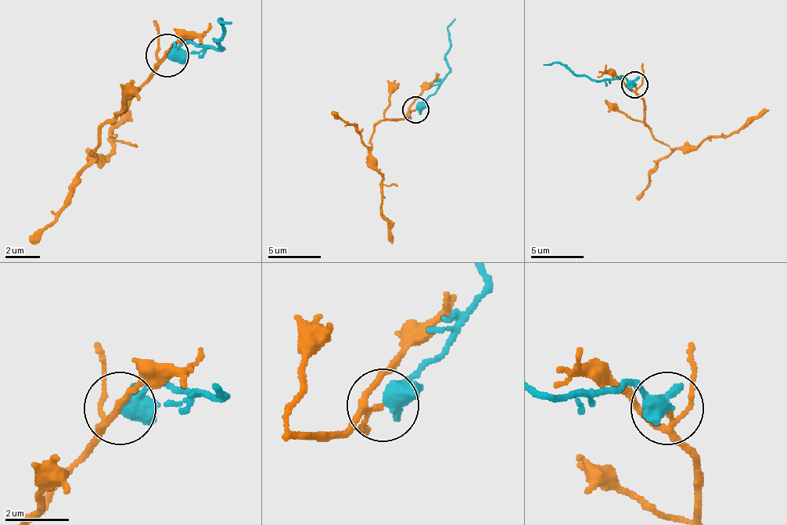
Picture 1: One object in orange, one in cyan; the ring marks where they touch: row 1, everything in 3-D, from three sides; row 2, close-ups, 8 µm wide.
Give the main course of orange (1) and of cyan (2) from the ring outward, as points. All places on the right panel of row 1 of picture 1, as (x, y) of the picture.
1: (635, 84), (643, 120), (672, 149), (730, 136), (769, 110)
2: (635, 84), (622, 76), (595, 78), (574, 76), (553, 62), (543, 65)

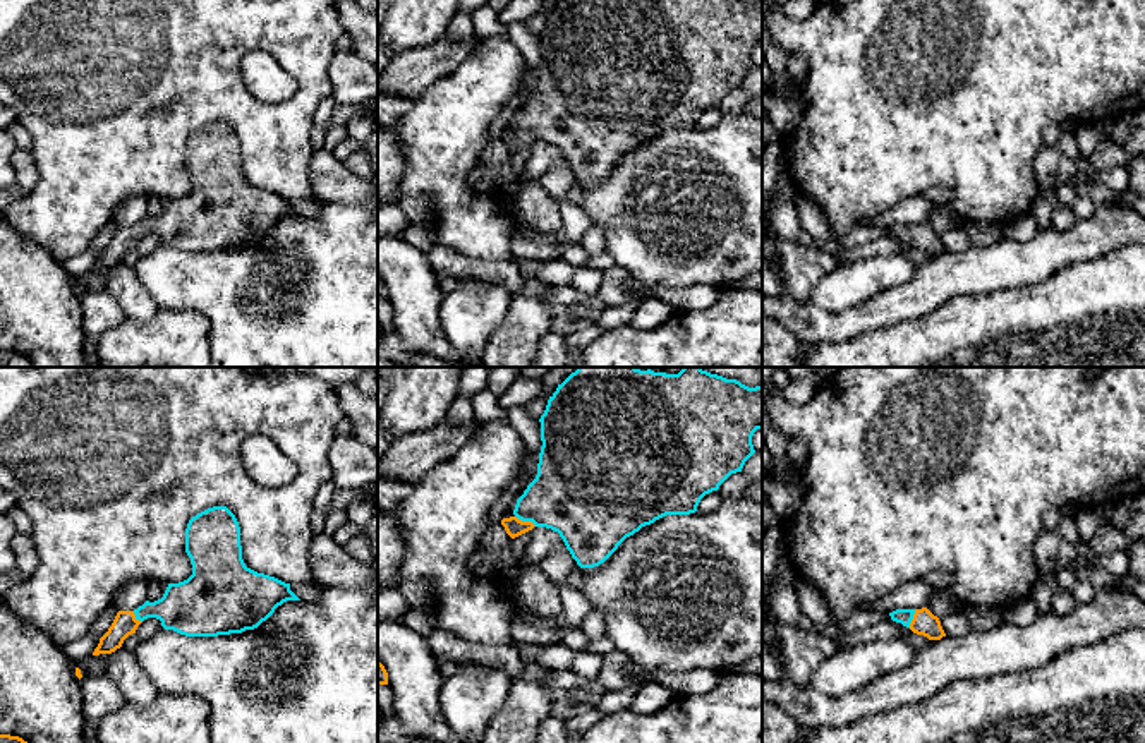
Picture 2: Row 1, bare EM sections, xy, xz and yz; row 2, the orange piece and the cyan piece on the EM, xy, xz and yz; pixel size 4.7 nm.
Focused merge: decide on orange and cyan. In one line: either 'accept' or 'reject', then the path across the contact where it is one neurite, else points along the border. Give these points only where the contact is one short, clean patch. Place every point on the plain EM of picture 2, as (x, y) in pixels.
accept; runs through xz (514, 143), (526, 138), (546, 117), (570, 110)

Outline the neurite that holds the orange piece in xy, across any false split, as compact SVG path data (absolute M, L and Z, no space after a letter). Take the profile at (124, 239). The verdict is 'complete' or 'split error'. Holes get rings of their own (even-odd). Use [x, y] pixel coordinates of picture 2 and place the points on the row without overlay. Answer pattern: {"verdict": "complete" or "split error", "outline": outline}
{"verdict": "split error", "outline": "M227 122L208 124L189 136L185 168L192 190L168 199L154 218L118 227L93 271L120 264L148 233L185 252L218 252L254 245L283 218L300 216L290 199L245 182L240 142Z"}

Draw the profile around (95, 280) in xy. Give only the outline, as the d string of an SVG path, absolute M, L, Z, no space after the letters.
M112 269L91 271L81 278L76 278L76 283L81 285L82 293L91 290L100 290L105 288L110 273Z

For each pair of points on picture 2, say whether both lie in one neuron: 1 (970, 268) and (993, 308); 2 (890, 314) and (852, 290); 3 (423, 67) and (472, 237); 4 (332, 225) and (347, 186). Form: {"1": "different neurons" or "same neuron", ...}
{"1": "different neurons", "2": "different neurons", "3": "different neurons", "4": "different neurons"}

